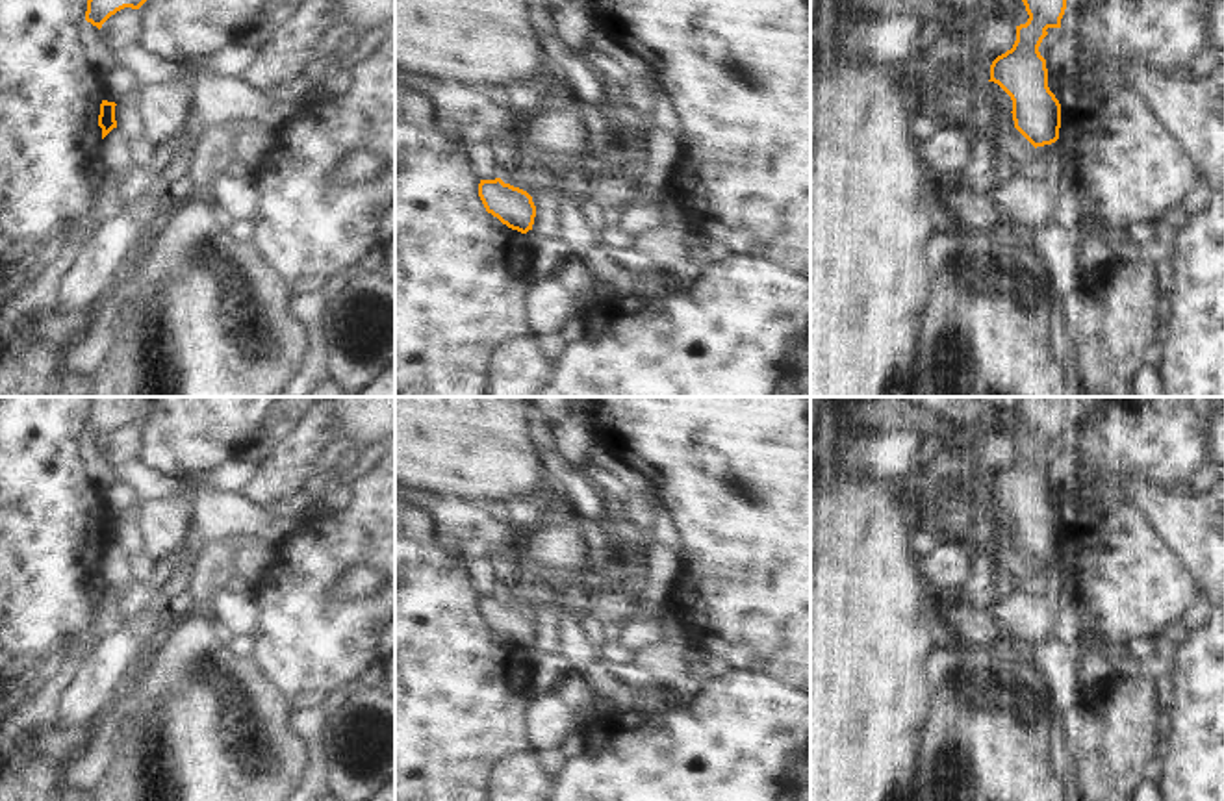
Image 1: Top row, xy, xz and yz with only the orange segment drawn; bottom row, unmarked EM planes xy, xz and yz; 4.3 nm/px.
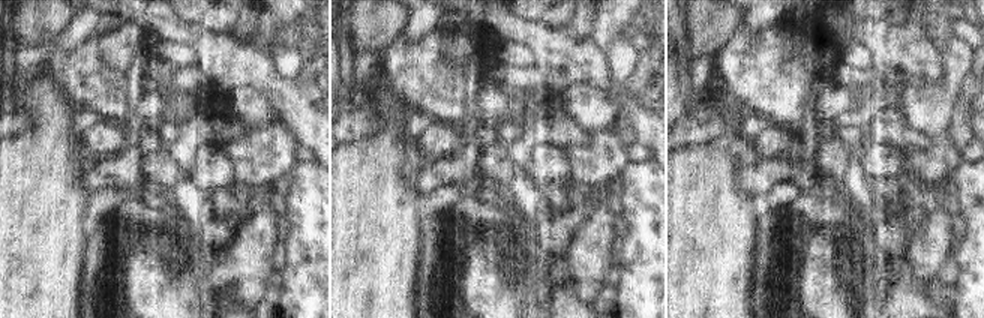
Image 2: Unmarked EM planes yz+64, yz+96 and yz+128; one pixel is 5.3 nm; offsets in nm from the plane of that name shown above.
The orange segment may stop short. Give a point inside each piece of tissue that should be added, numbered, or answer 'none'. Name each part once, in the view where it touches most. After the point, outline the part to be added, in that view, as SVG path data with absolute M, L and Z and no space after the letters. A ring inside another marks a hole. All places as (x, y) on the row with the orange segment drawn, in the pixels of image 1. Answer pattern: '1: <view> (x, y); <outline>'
none

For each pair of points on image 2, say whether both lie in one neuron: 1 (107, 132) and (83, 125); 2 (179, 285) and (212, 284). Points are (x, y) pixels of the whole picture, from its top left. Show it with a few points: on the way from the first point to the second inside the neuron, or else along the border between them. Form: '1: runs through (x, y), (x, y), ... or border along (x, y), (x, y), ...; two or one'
1: border along (99, 119), (78, 137); two
2: border along (209, 293), (215, 302); two

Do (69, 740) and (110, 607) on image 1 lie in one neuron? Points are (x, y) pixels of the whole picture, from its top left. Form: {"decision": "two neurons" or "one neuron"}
{"decision": "two neurons"}

